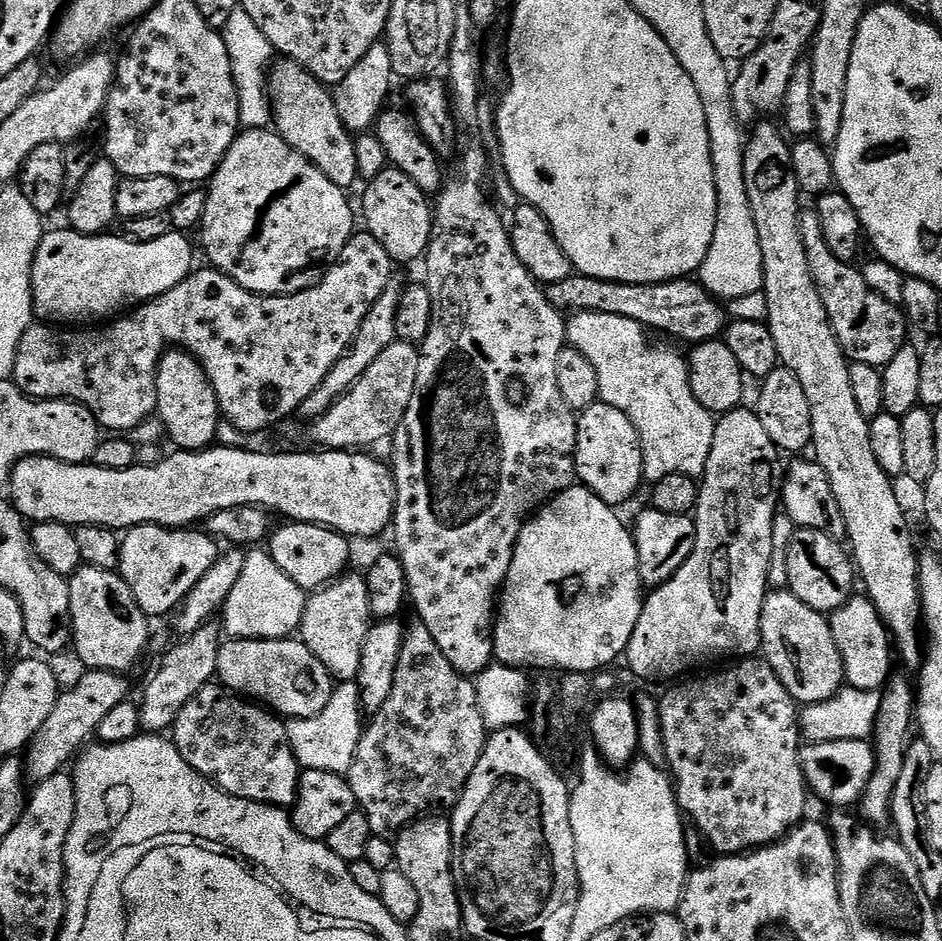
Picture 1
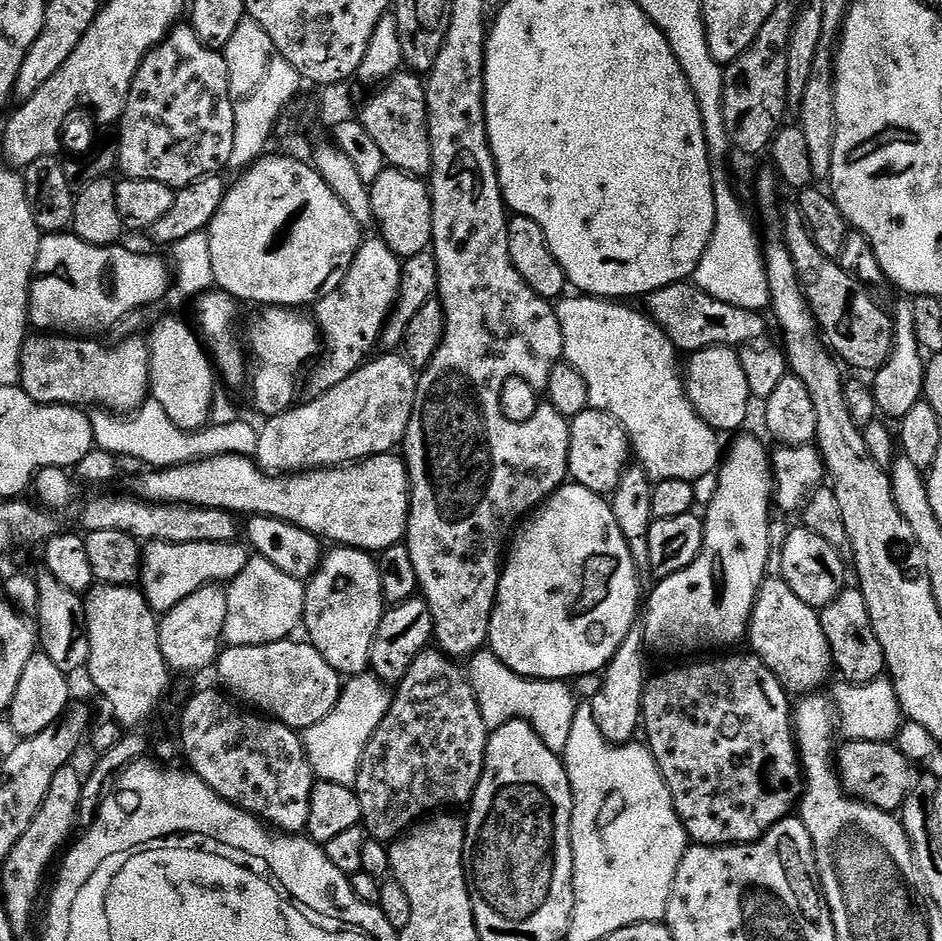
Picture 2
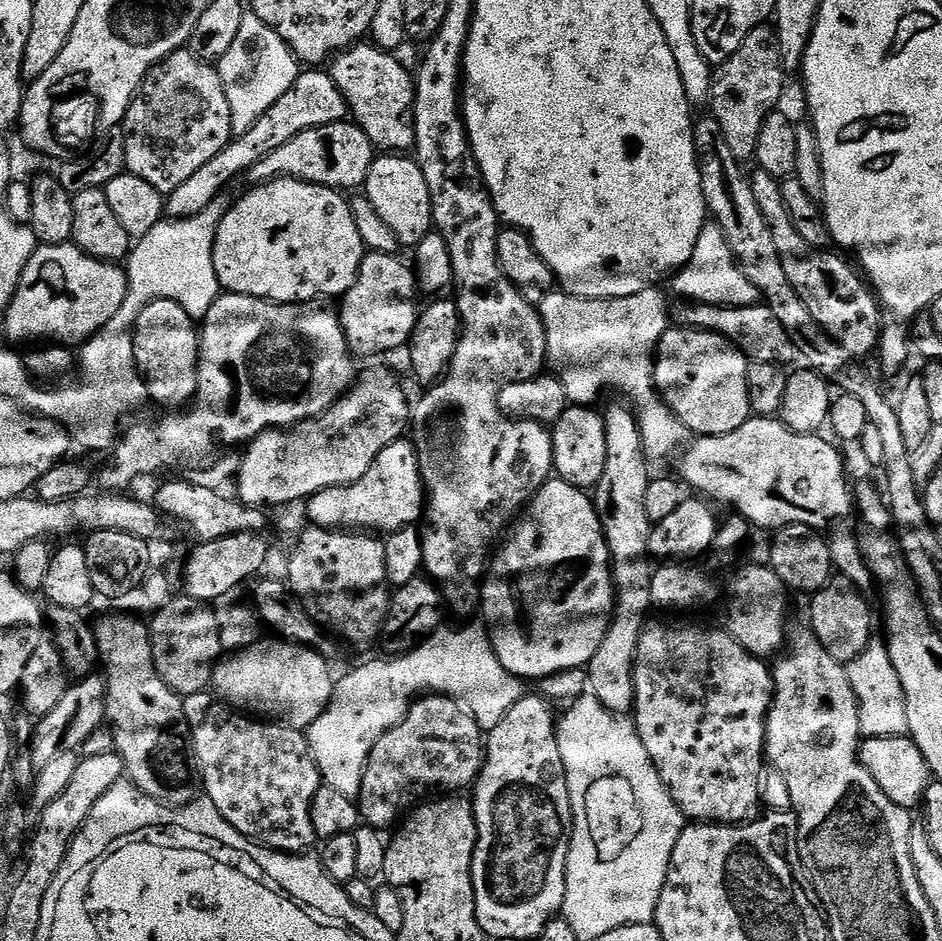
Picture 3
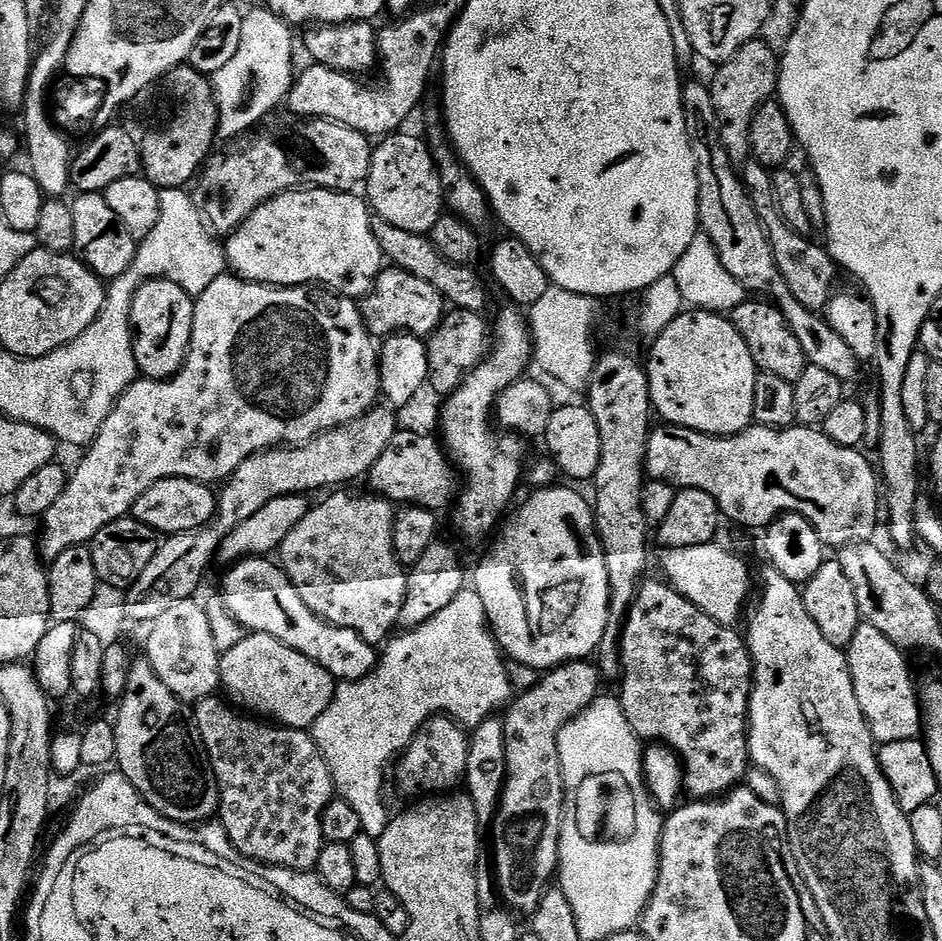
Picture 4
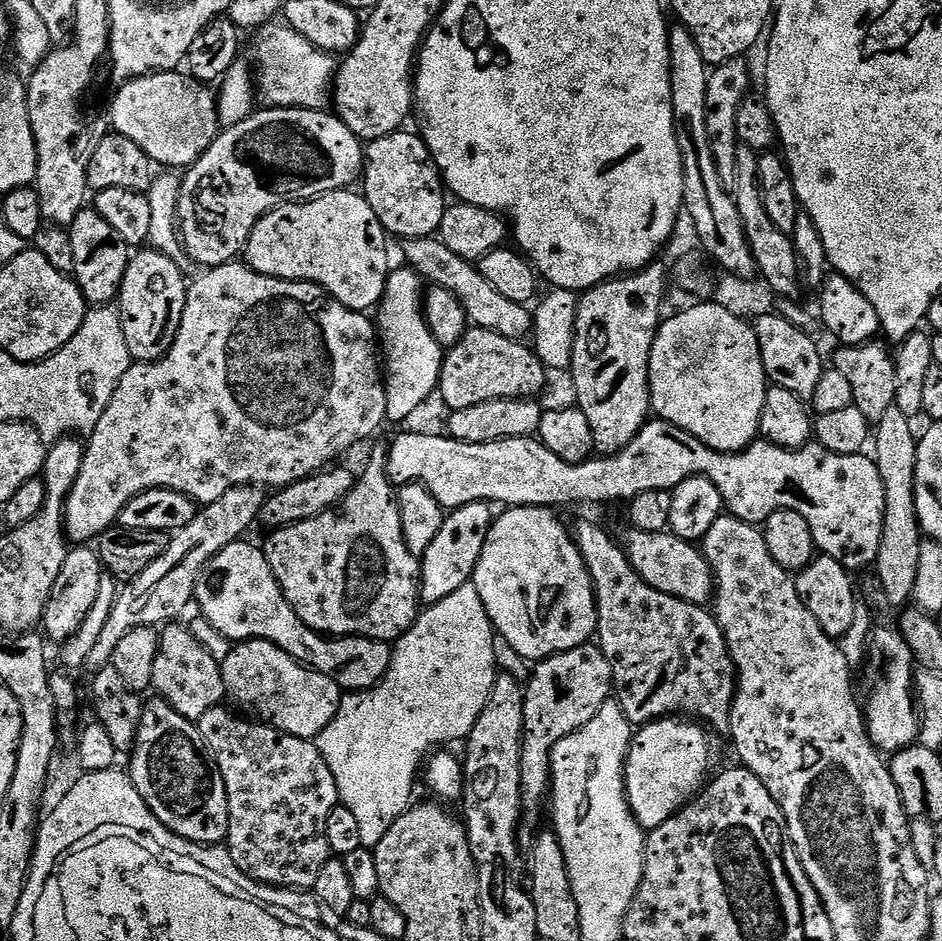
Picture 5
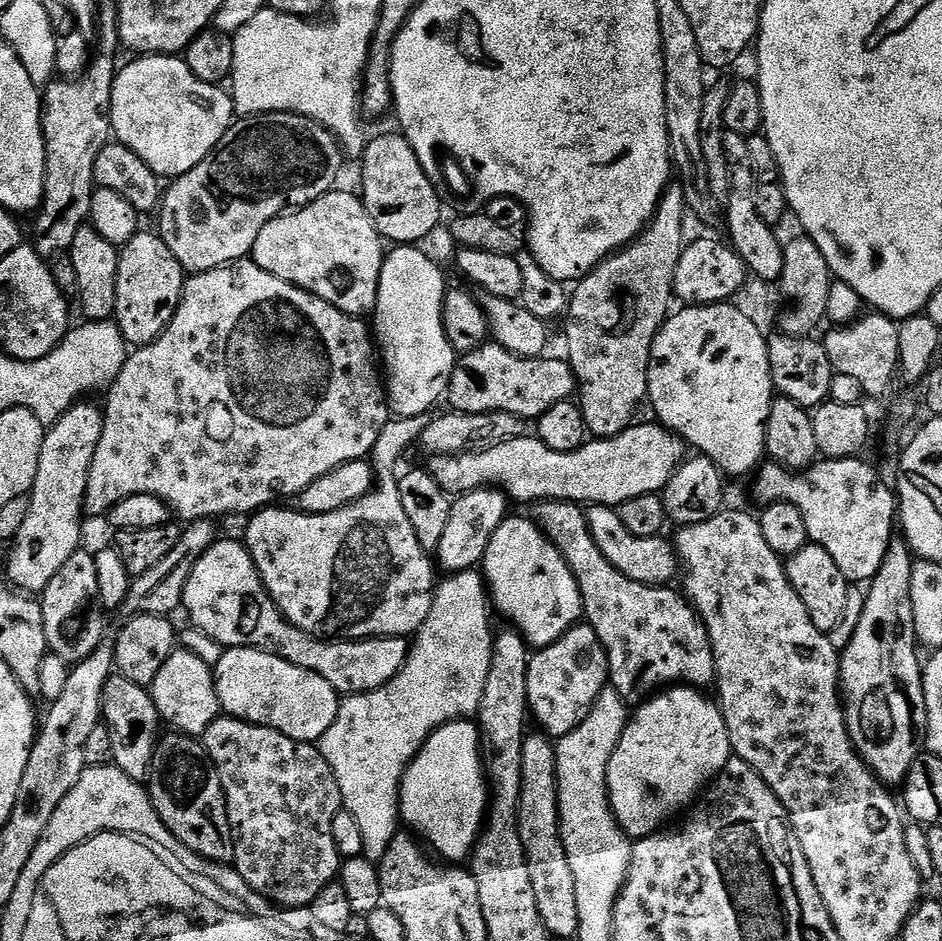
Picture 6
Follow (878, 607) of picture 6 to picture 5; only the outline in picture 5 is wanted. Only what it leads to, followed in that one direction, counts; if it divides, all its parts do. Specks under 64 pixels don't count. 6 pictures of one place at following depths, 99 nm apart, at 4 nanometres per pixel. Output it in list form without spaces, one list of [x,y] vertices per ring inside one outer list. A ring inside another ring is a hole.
[[[898,407],[886,410],[882,422],[874,425],[874,459],[878,474],[882,474],[882,486],[886,490],[886,510],[882,526],[882,542],[878,546],[878,558],[874,565],[880,588],[892,604],[907,605],[913,599],[918,578],[918,554],[922,533],[916,509],[916,446],[917,433],[912,433],[913,421]],[[877,627],[870,637],[871,651],[876,651],[880,664],[884,667],[881,681],[874,696],[866,702],[866,723],[868,736],[884,754],[895,754],[903,748],[911,748],[920,734],[918,704],[914,699],[914,661],[910,646],[906,646],[904,636],[895,627]]]

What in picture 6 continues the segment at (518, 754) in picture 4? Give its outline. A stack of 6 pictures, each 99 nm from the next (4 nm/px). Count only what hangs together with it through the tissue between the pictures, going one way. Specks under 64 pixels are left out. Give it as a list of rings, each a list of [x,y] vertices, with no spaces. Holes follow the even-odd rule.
[[[581,622],[558,642],[533,651],[528,661],[528,706],[530,716],[553,738],[570,734],[592,713],[596,700],[609,687],[608,659],[598,634]]]

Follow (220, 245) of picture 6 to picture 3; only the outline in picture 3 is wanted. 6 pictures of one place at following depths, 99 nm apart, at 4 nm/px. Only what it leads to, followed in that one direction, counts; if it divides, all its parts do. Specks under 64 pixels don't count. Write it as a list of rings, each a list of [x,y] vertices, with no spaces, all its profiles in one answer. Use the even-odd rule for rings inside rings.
[[[355,122],[327,124],[298,134],[286,146],[274,154],[276,168],[281,177],[305,180],[308,184],[323,184],[325,188],[363,189],[368,180],[370,166],[374,159],[374,149],[370,138]]]

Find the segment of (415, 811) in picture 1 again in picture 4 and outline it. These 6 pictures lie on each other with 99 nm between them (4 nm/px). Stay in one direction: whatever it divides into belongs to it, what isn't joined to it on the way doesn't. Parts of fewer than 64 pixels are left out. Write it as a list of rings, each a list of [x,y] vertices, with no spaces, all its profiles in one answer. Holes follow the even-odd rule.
[[[443,714],[429,720],[404,749],[395,765],[394,776],[396,772],[396,784],[401,794],[416,796],[412,798],[432,798],[459,789],[456,787],[465,783],[468,774],[471,746],[469,733],[457,721]]]

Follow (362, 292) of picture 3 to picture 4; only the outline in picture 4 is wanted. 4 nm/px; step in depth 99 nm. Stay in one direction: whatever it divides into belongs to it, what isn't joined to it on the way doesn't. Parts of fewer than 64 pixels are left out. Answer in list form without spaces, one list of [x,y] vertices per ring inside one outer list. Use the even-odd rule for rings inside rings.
[[[388,266],[381,271],[380,277],[371,292],[362,300],[364,323],[368,331],[376,338],[387,338],[397,334],[427,338],[444,321],[446,301],[443,292],[439,292],[430,282],[407,272],[405,268]]]

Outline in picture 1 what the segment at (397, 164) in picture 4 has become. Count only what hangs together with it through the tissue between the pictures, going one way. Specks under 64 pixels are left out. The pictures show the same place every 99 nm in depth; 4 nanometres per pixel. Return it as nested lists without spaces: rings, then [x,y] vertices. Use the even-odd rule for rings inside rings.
[[[391,166],[384,169],[378,178],[374,178],[367,185],[364,192],[364,224],[363,227],[378,242],[382,242],[382,250],[397,265],[408,264],[425,255],[428,243],[432,237],[433,205],[429,197],[425,196],[406,174]]]

